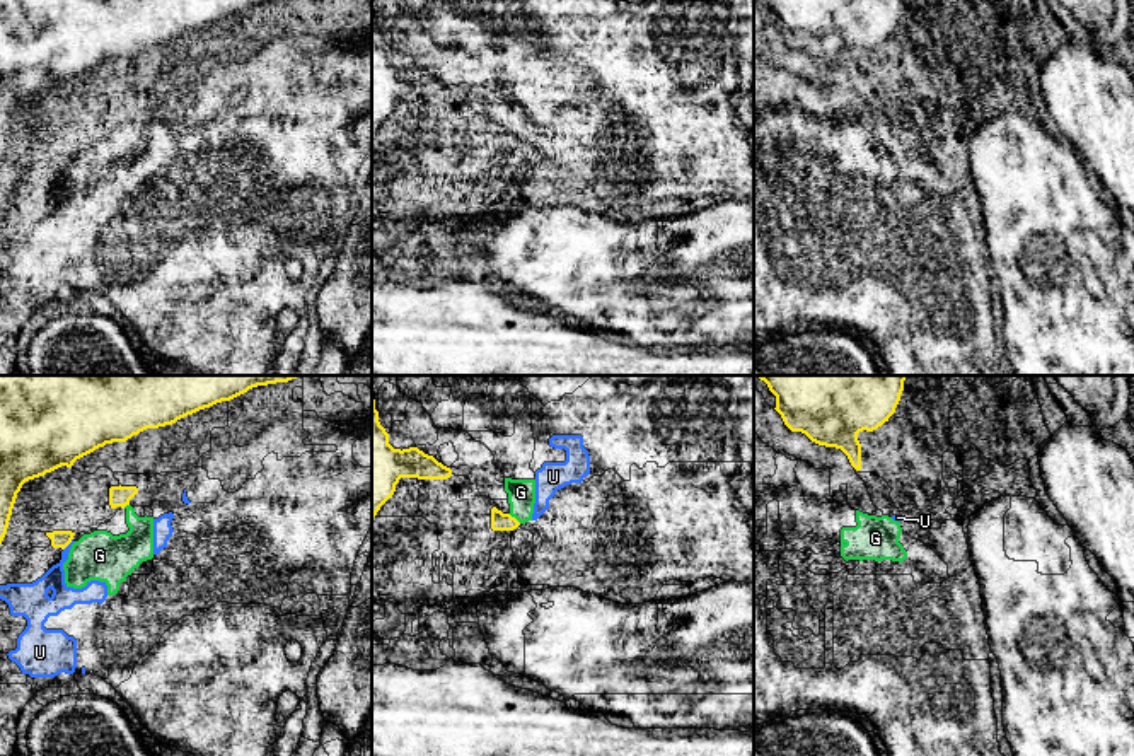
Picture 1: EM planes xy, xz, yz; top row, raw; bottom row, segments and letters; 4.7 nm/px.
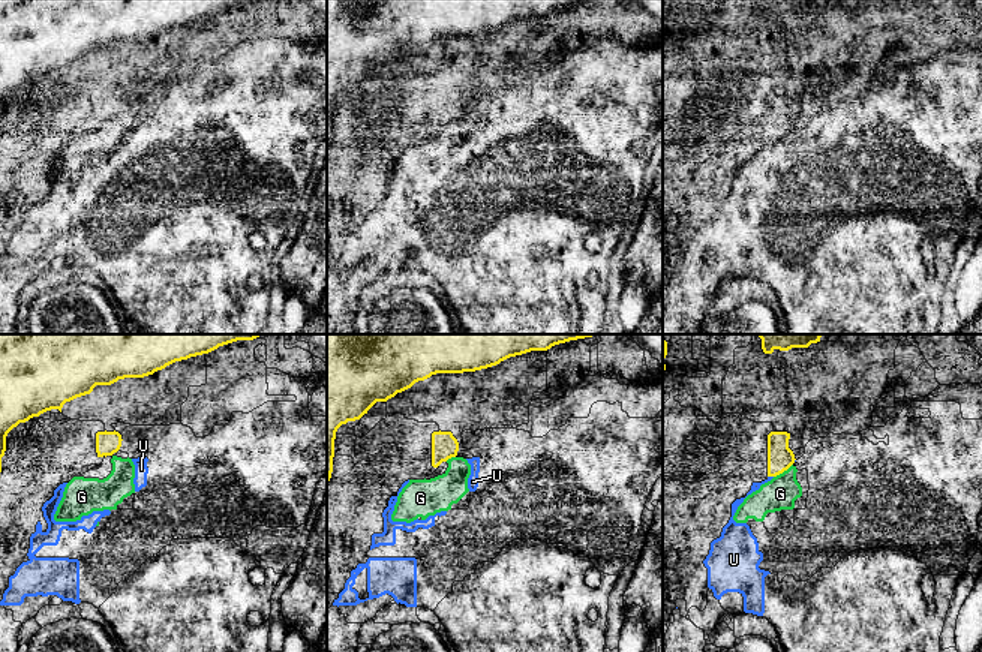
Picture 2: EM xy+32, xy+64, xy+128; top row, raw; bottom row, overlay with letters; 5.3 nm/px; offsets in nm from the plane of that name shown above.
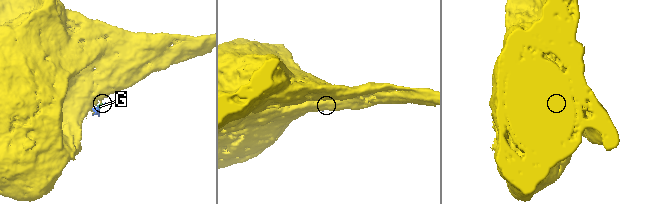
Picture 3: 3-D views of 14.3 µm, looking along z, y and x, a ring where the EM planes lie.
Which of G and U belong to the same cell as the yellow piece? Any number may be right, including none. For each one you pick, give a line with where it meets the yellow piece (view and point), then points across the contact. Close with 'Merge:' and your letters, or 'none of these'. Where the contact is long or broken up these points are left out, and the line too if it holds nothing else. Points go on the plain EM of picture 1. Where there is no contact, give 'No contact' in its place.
Merge: none of these

